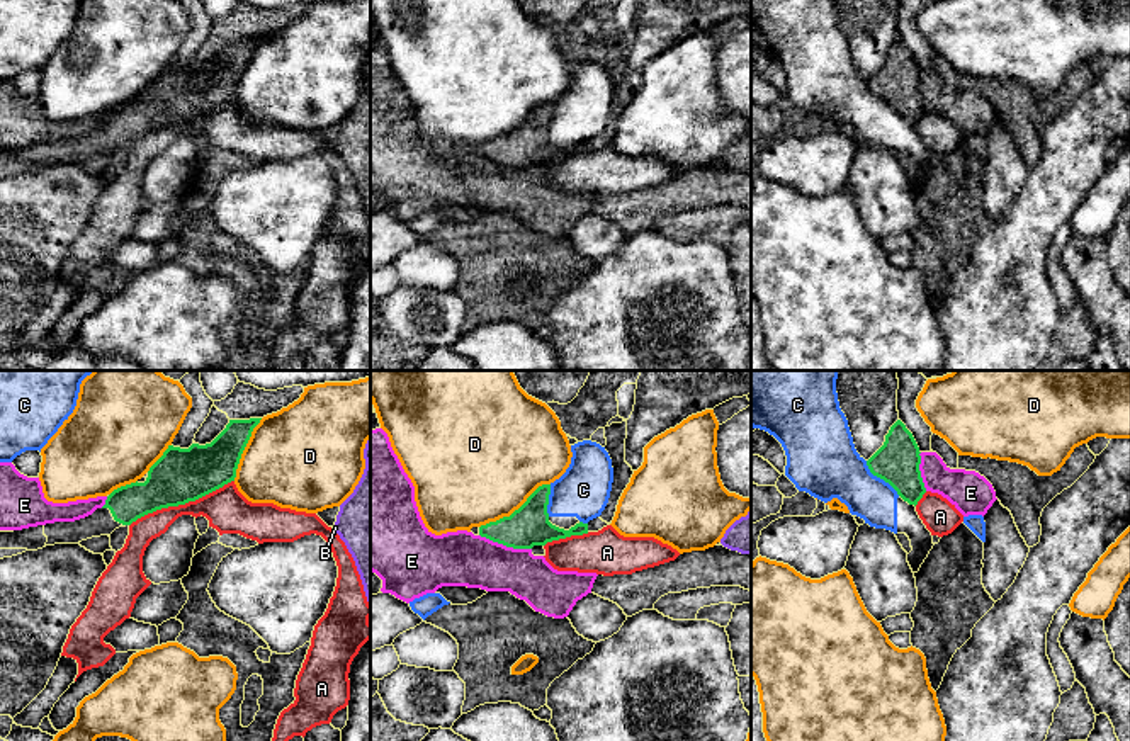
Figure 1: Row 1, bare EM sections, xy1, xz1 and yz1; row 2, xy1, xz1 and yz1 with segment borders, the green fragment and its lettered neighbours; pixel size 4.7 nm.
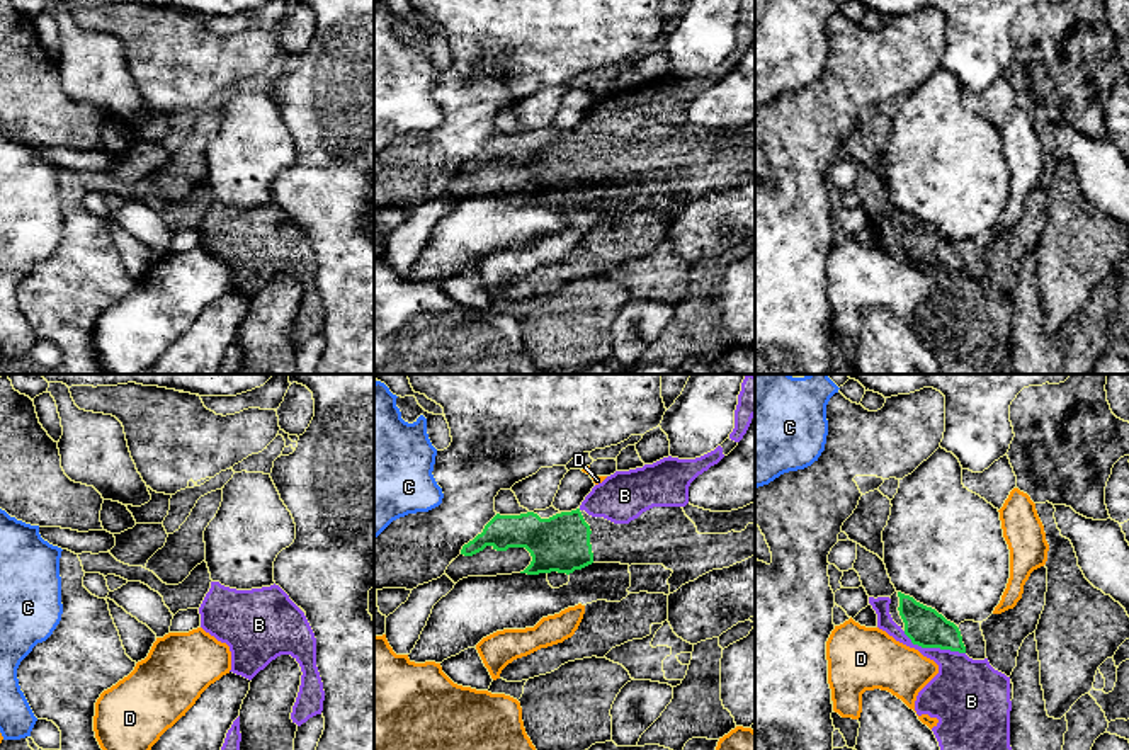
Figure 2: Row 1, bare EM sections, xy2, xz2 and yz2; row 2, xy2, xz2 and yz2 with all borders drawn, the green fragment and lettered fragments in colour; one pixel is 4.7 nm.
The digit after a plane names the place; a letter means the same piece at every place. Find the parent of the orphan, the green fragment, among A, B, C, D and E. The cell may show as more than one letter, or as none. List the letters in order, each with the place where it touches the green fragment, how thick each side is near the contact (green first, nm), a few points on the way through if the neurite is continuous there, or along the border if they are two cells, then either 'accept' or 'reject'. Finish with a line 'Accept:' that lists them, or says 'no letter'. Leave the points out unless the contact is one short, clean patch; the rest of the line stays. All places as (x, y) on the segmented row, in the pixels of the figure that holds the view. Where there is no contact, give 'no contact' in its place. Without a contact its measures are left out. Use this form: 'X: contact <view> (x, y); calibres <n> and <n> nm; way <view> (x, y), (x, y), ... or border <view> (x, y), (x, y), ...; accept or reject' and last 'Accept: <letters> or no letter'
A: contact xy1 (180, 503); calibres 260 and 200 nm; reject
B: contact yz2 (934, 647); calibres 180 and 300 nm; border yz2 (903, 631), (913, 643), (922, 647), (939, 647), (964, 653); reject
C: contact yz1 (881, 478); calibres 220 and 300 nm; border yz1 (865, 461), (867, 468), (899, 495); reject
D: contact xz1 (515, 510); calibres 200 and 500 nm; reject
E: contact xz1 (505, 544); calibres 200 and 260 nm; reject
Accept: no letter

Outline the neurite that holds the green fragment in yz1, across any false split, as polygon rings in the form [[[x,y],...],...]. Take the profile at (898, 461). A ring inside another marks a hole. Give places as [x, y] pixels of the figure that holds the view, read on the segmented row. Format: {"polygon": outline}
{"polygon": [[[897,420],[867,466],[873,476],[889,483],[904,501],[916,506],[926,493],[919,471],[919,454],[912,433]]]}

